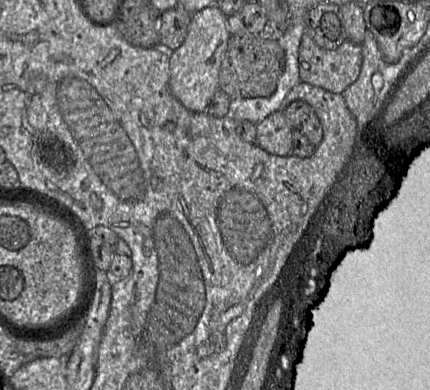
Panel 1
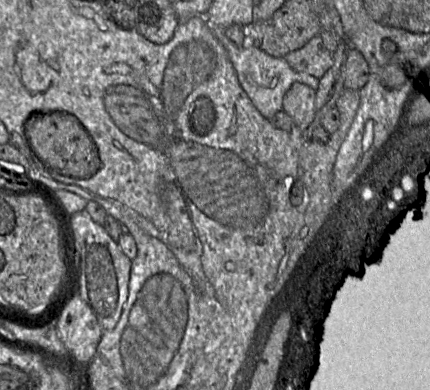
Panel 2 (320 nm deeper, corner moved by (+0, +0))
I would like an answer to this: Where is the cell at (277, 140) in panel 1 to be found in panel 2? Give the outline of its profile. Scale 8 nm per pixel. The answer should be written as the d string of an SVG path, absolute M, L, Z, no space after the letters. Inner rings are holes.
M293 83L282 100L282 110L292 118L296 127L306 126L311 122L314 107L315 90L303 83Z

